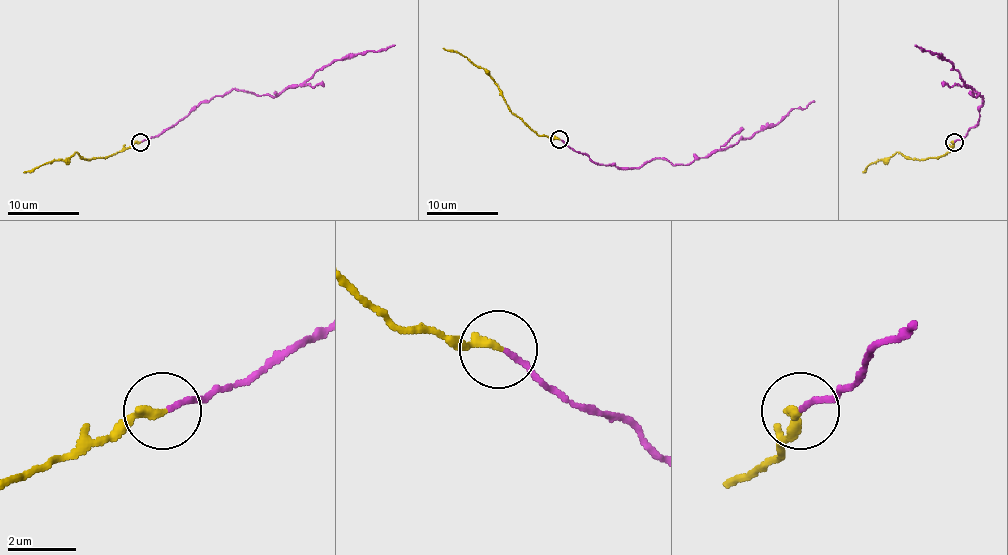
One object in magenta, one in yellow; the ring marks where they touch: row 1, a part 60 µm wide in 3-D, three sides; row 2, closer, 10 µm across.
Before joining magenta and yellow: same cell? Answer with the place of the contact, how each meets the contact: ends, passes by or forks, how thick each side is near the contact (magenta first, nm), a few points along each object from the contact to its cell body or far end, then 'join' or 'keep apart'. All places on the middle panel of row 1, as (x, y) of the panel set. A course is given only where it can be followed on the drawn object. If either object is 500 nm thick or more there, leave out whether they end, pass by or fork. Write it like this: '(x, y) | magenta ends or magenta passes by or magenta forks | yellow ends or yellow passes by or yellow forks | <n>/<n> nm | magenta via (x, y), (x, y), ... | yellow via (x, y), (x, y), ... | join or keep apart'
(559, 139) | magenta ends | yellow ends | 140/280 nm | magenta via (561, 140), (597, 163), (642, 167), (667, 158), (674, 165), (688, 165), (776, 126), (792, 109), (814, 100) | yellow via (559, 140), (534, 133), (511, 111), (494, 81), (484, 70), (462, 56), (442, 48) | keep apart

